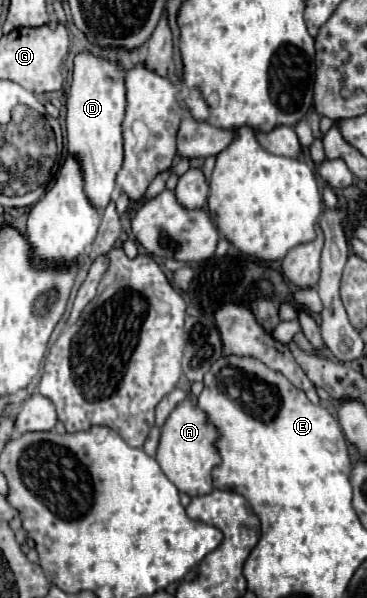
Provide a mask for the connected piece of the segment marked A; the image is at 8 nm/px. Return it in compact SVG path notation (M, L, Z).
M193 399L181 401L165 421L161 429L161 441L157 449L157 463L161 465L163 473L175 483L175 487L181 493L187 493L191 497L195 495L207 495L213 491L213 479L211 471L221 463L221 455L217 449L219 441L217 427L209 421L205 411L197 407Z

